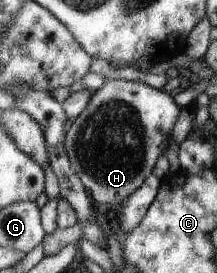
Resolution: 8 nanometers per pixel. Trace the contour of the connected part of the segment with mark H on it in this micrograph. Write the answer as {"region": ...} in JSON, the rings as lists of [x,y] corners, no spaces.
{"region":[[[112,77],[93,90],[63,143],[72,169],[94,201],[121,204],[150,176],[154,161],[169,146],[170,129],[181,111],[172,98],[170,93],[162,93],[162,89]]]}

